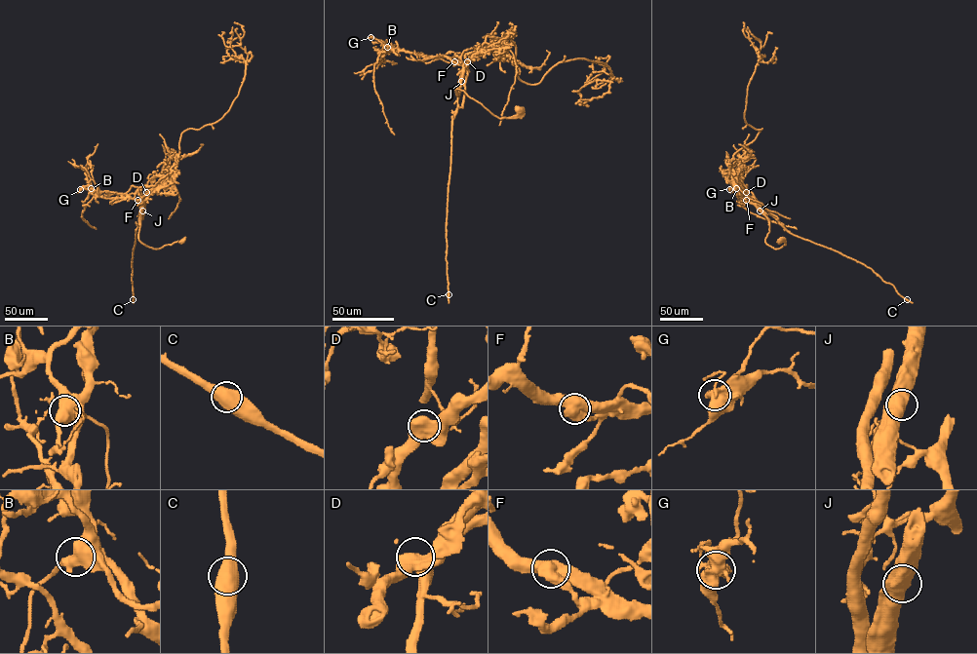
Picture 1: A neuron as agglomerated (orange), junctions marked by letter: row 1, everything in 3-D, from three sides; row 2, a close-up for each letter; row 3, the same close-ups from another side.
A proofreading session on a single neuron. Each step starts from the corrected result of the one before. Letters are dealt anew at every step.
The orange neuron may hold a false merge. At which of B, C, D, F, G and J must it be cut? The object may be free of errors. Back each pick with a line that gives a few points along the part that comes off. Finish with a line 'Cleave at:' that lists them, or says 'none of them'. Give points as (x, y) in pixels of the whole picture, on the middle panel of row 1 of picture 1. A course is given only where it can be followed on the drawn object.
F: course (454, 61), (463, 63), (465, 80), (462, 107), (457, 108), (452, 125), (446, 226), (449, 303)
Cleave at: F

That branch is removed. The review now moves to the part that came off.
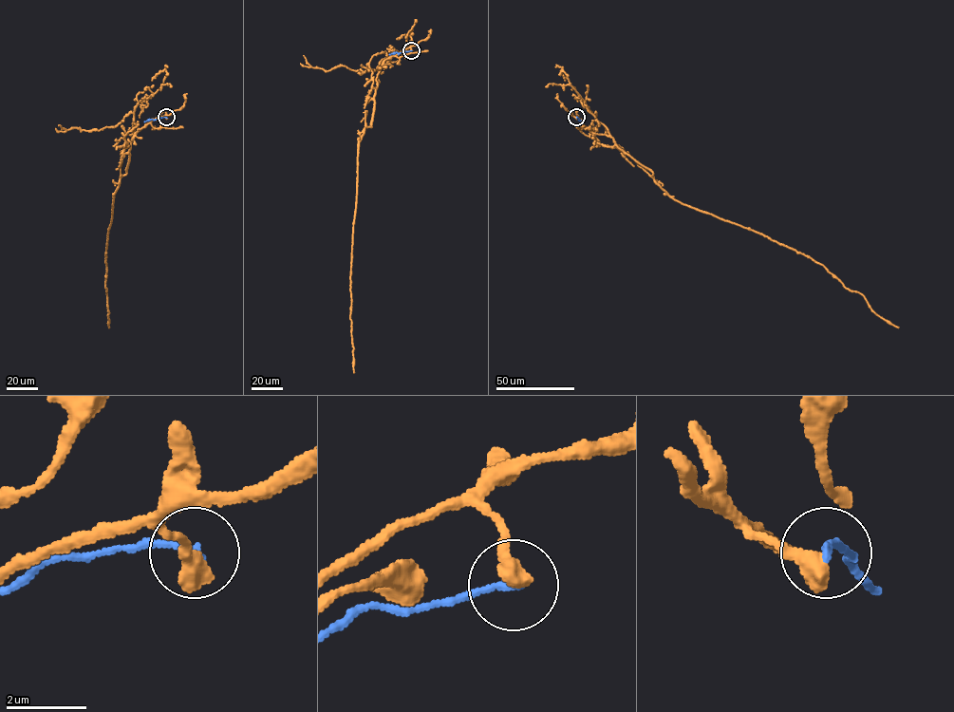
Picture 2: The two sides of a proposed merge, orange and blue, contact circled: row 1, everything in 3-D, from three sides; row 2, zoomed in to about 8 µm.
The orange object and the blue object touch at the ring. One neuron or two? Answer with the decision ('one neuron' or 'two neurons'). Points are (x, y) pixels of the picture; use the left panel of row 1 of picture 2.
two neurons

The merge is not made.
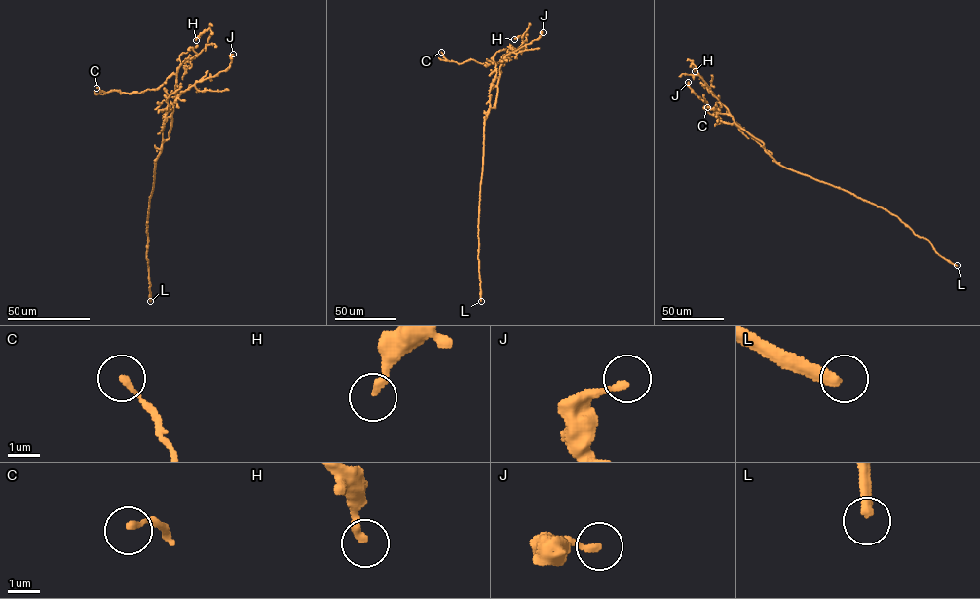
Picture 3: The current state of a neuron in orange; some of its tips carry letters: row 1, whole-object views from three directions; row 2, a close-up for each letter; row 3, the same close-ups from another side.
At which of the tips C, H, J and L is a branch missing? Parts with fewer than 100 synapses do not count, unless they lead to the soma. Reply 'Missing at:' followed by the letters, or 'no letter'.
Missing at: L

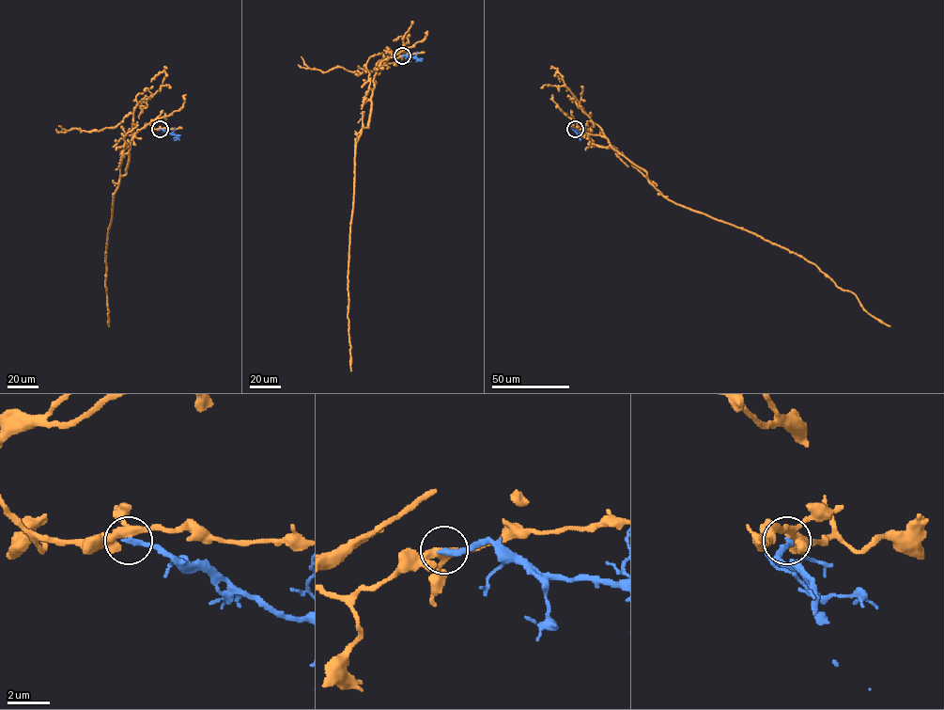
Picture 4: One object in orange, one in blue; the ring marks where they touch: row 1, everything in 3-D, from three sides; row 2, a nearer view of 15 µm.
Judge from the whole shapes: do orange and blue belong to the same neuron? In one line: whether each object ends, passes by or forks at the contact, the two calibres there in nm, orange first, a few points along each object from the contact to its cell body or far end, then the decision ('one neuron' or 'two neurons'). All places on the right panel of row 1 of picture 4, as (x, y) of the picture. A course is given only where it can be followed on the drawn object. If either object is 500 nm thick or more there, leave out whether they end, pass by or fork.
orange forks there; blue ends there; 340 nm thick on the orange side, 280 nm on the other; orange runs (575, 129), (577, 124), (605, 136), (669, 199), (742, 228), (812, 262), (890, 326); blue runs (575, 129), (580, 140); two neurons

